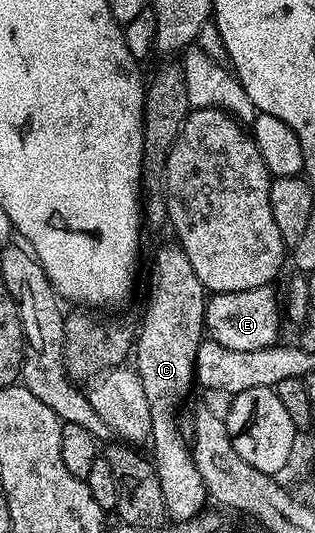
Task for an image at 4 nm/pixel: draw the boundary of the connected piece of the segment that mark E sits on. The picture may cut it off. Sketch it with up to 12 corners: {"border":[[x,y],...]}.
{"border":[[275,287],[207,297],[207,335],[230,350],[277,343]]}

